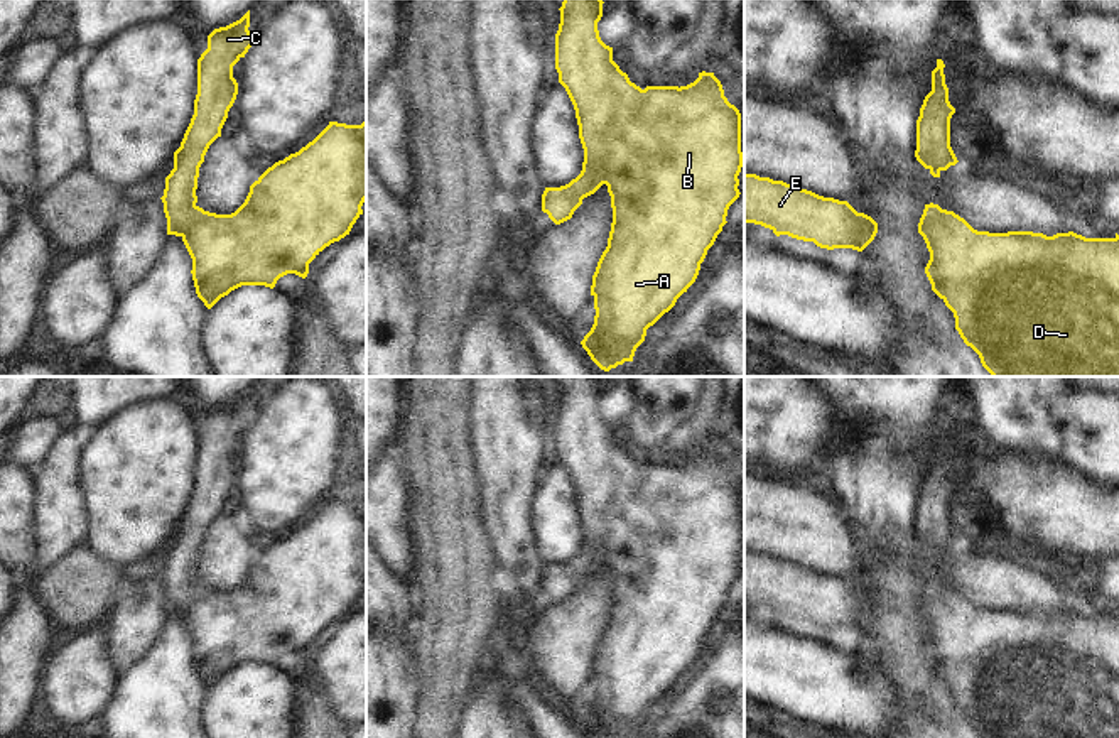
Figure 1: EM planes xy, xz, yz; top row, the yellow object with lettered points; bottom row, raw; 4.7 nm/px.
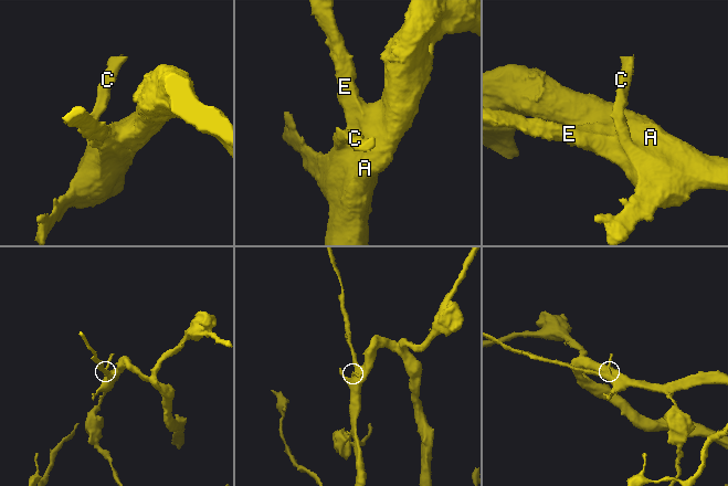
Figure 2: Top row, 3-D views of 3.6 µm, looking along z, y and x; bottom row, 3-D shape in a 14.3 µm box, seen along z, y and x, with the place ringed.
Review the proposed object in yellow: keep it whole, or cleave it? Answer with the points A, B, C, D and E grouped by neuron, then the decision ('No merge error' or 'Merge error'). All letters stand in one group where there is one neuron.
Groups: A B C D E. No merge error.

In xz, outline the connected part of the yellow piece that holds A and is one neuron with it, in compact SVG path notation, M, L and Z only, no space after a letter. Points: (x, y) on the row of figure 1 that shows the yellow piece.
M564 0L555 34L555 69L565 88L579 125L584 149L581 174L560 187L545 187L542 211L560 225L572 218L582 199L608 186L613 223L608 247L592 275L594 324L581 341L591 360L604 372L633 361L636 348L645 341L646 329L668 312L677 299L695 282L707 250L727 223L727 209L739 198L741 113L727 101L714 73L699 73L687 86L646 86L641 90L613 61L613 47L606 46L597 30L603 0Z

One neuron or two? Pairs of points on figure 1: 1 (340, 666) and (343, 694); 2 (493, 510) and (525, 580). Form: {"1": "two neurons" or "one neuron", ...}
{"1": "one neuron", "2": "one neuron"}

